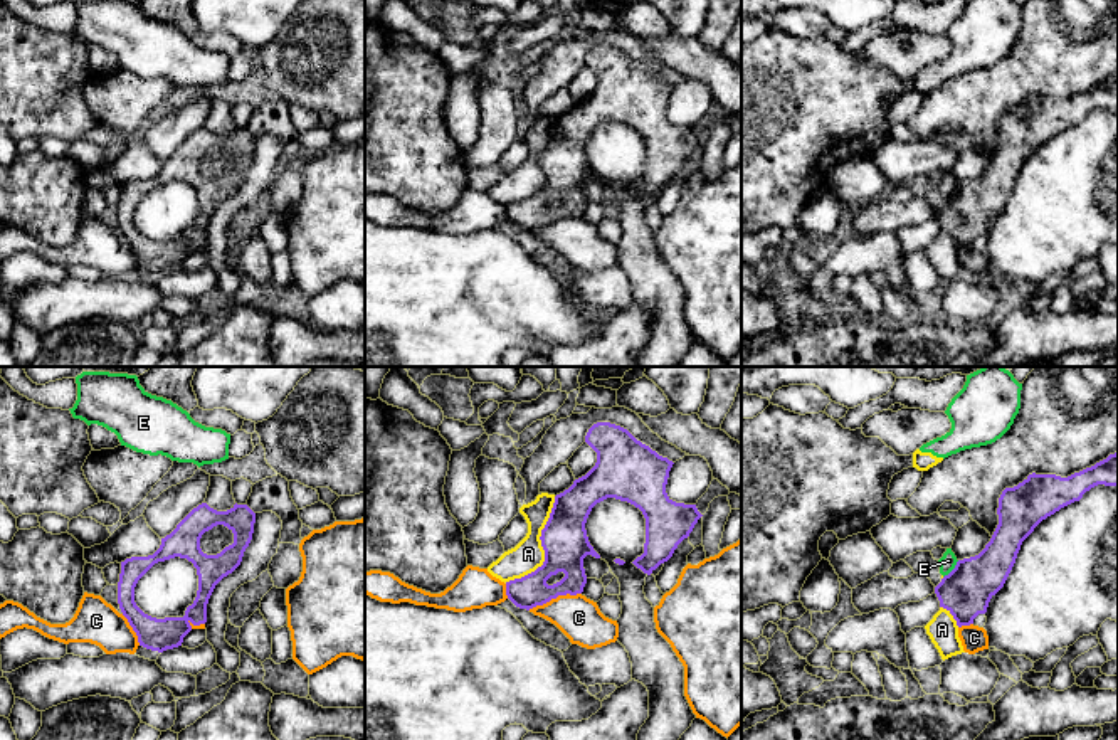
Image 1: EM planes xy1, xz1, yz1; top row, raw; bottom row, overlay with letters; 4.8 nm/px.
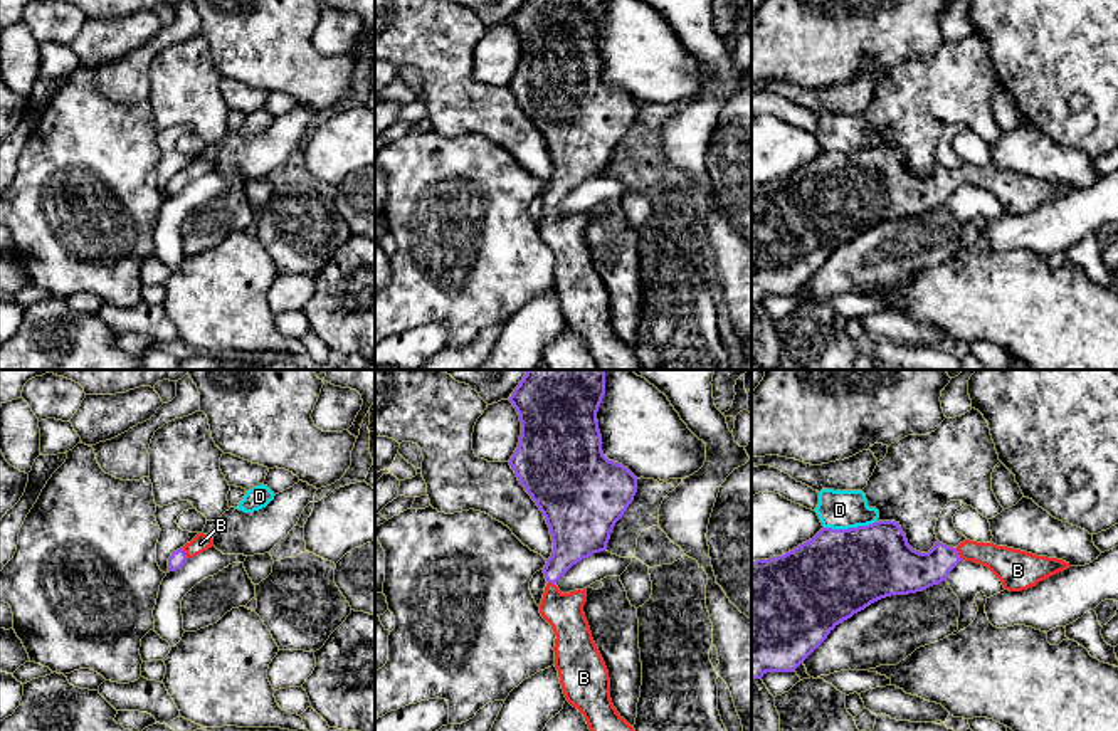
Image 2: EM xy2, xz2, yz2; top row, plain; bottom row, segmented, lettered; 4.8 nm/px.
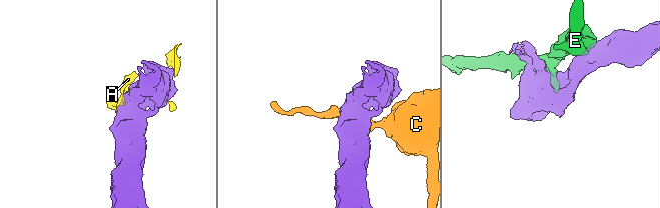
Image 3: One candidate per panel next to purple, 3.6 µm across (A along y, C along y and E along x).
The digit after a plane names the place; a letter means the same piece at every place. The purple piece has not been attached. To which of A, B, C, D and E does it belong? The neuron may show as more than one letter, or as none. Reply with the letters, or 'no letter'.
B

